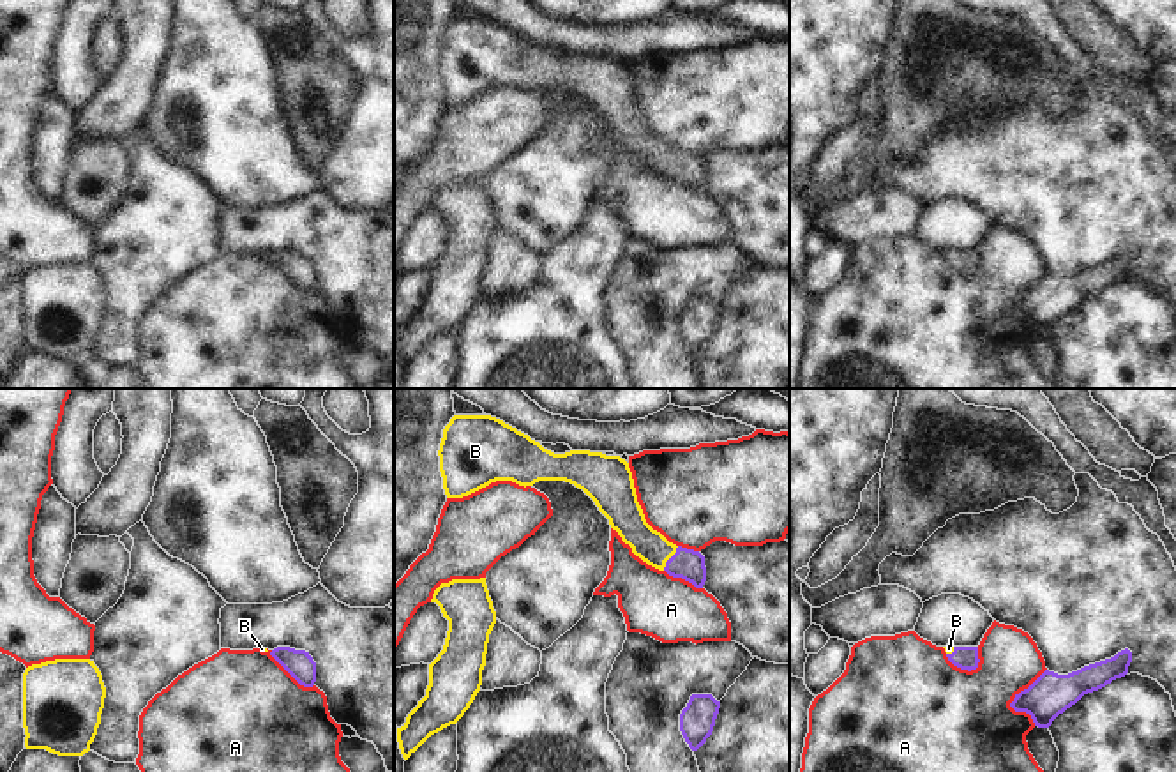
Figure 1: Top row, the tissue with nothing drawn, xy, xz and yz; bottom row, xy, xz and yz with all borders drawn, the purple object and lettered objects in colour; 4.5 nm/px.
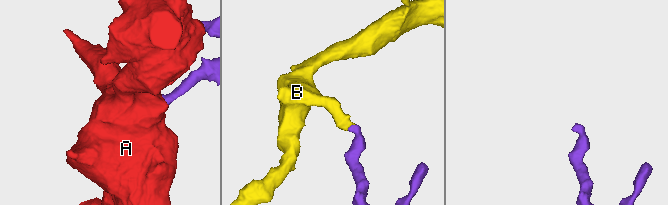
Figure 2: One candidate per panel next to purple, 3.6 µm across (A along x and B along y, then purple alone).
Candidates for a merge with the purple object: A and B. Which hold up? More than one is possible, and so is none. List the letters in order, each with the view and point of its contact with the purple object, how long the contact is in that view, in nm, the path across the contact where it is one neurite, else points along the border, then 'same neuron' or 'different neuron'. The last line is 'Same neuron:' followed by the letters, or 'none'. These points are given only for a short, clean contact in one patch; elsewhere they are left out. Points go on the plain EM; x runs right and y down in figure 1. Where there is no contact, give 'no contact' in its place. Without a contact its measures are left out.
A: contact yz (1014, 304); length 280 nm; different neuron
B: contact xz (670, 163); length 130 nm; way xz (687, 168), (670, 163), (629, 126); same neuron
Same neuron: B

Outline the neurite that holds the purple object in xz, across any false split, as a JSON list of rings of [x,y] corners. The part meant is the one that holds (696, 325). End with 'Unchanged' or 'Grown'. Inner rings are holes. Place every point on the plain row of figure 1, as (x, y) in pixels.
[[[692,299],[680,318],[680,336],[692,355],[697,355],[712,339],[720,313],[712,299]]]. Unchanged.

